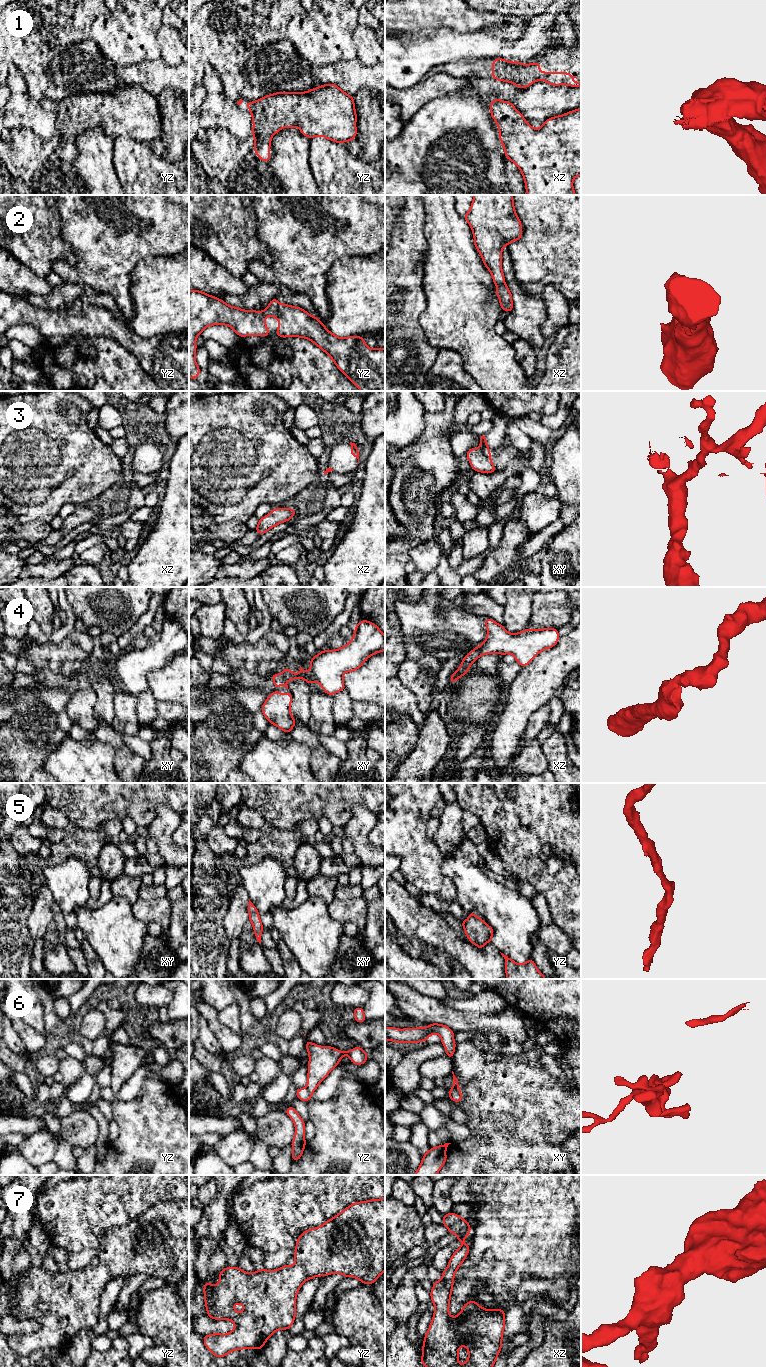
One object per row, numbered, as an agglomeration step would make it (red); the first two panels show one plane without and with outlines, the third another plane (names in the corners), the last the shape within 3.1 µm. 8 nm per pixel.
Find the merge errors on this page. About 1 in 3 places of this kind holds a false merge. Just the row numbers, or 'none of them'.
1, 4, 6

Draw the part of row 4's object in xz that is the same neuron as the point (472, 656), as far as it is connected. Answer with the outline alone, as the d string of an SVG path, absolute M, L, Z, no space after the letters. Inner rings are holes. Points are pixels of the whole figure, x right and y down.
M475 647L466 656L464 656L460 667L451 675L450 684L454 684L458 678L464 676L469 671L470 665L477 661L480 656L481 653L479 647Z

